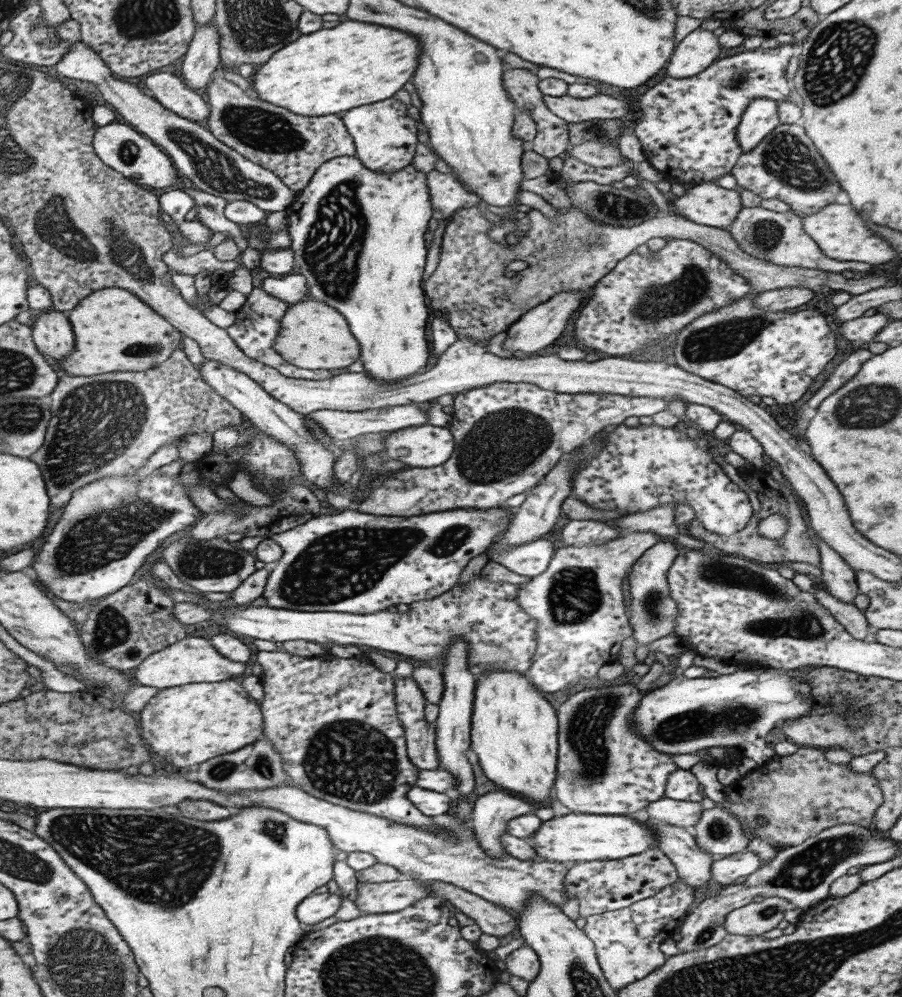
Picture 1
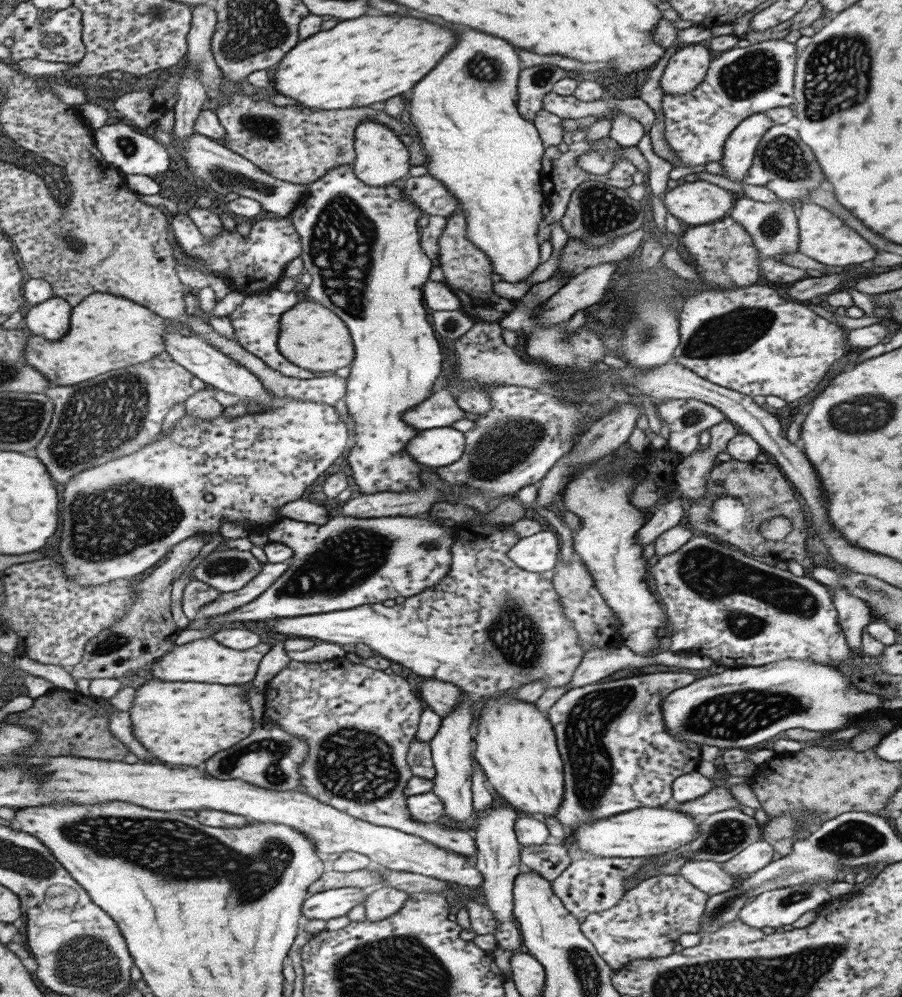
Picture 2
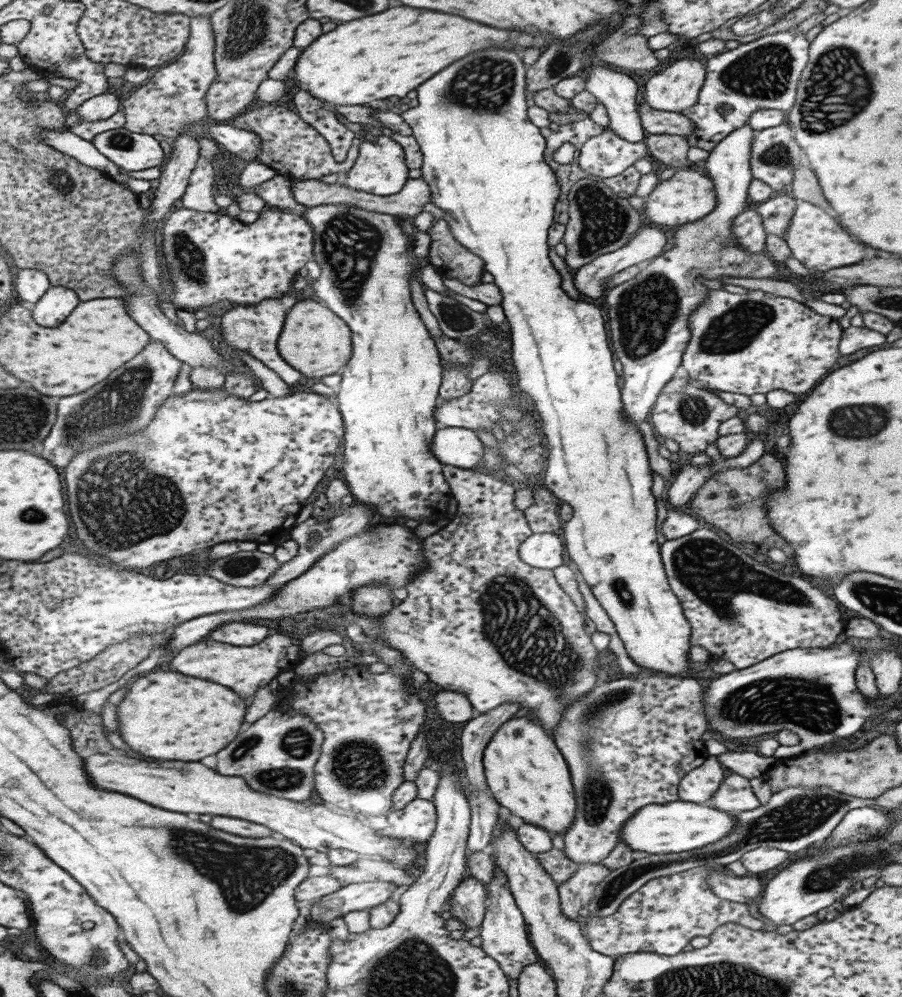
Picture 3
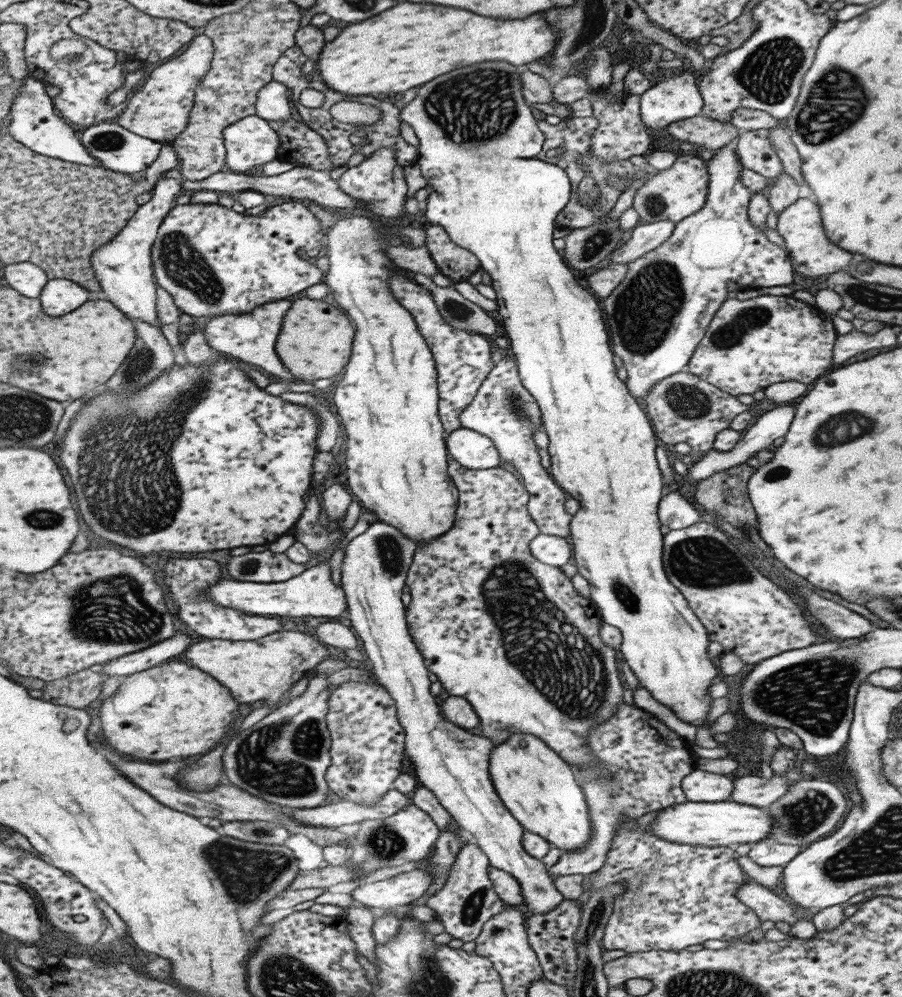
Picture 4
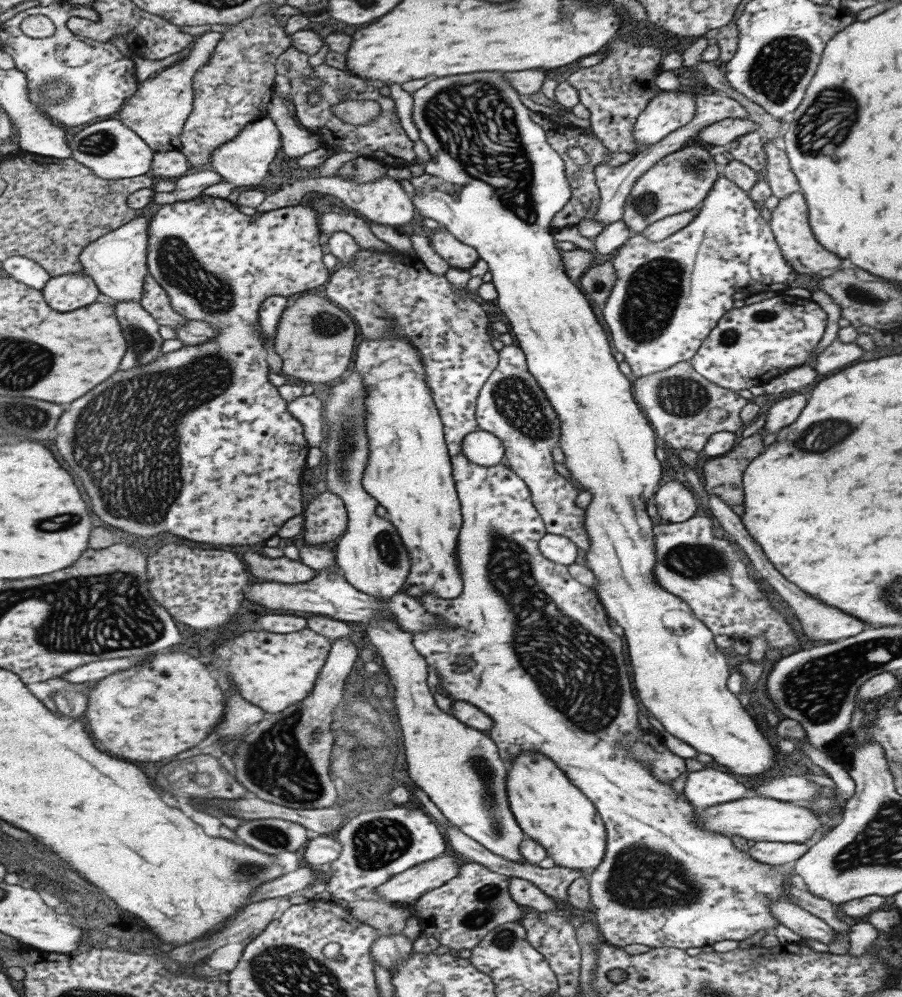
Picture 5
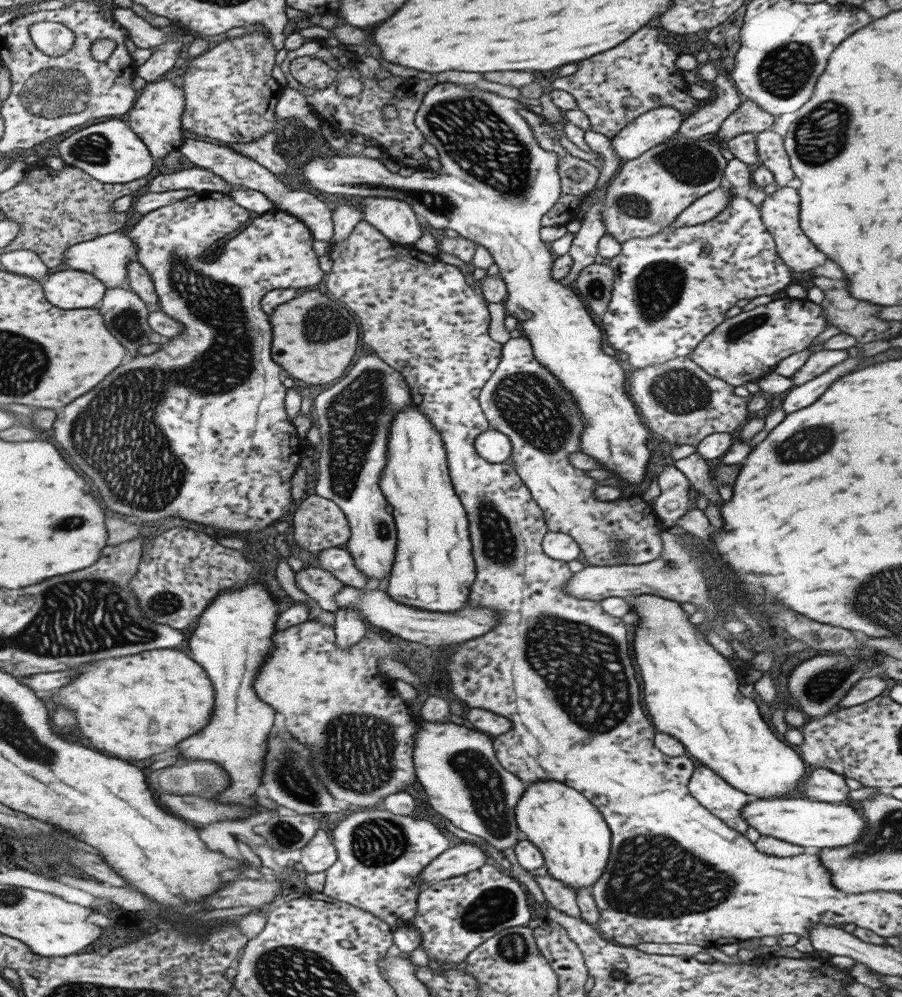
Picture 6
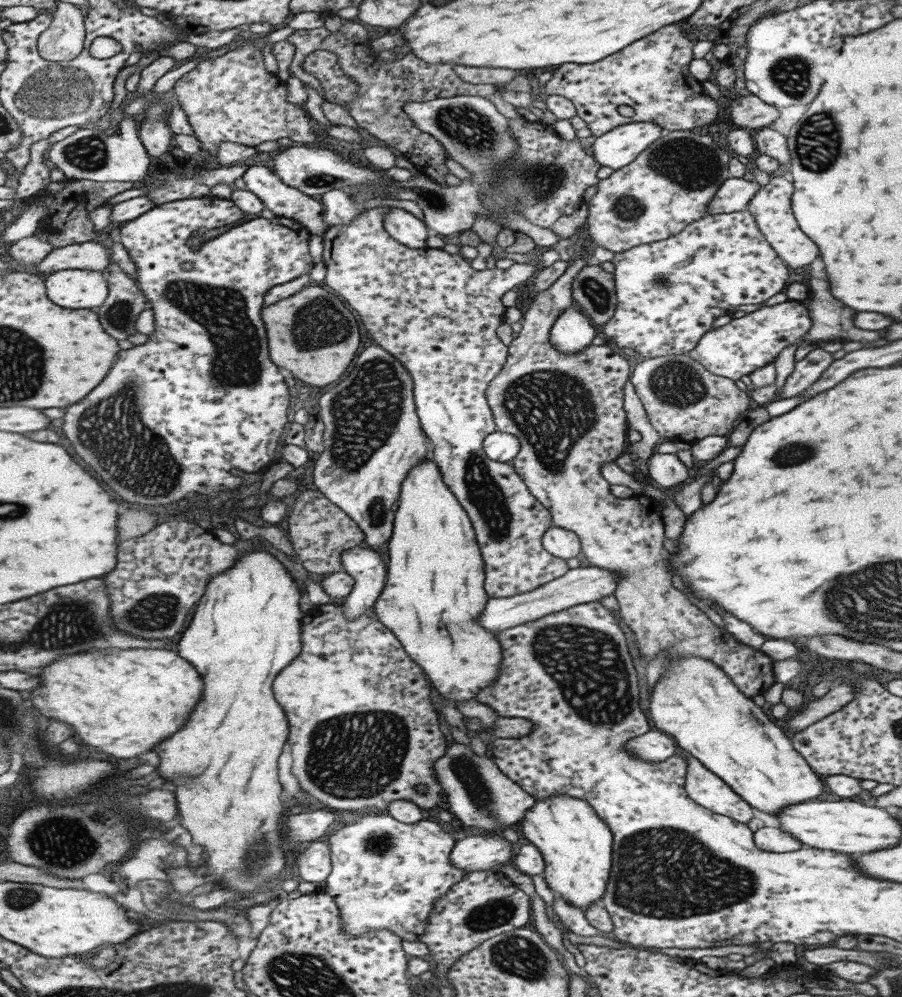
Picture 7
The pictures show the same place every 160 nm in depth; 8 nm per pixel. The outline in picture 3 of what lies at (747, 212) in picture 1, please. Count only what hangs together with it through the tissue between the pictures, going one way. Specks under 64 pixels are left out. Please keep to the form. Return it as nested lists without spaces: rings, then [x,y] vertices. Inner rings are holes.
[[[784,191],[763,202],[750,204],[749,207],[761,217],[761,226],[766,234],[783,239],[797,203],[788,191]]]

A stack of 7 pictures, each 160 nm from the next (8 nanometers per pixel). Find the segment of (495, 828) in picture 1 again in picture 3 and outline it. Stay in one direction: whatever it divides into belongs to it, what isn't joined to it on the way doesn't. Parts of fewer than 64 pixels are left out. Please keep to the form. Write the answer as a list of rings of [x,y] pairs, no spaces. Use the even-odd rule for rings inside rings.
[[[495,867],[492,872],[492,879],[487,884],[484,884],[487,898],[484,902],[485,912],[478,934],[481,938],[479,947],[486,955],[501,963],[501,970],[504,970],[505,974],[509,975],[509,978],[516,979],[520,975],[521,968],[526,967],[528,964],[540,962],[540,960],[528,939],[522,914],[516,907],[514,898],[505,884],[505,873]]]

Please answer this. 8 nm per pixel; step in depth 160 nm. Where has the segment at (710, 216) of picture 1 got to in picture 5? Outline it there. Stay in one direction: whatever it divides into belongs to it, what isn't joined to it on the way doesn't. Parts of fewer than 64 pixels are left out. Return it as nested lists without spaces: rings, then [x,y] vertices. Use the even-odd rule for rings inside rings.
[[[687,146],[676,150],[658,160],[633,183],[623,205],[621,220],[630,234],[640,234],[646,226],[664,216],[696,208],[717,180],[717,172],[715,162],[705,148]]]

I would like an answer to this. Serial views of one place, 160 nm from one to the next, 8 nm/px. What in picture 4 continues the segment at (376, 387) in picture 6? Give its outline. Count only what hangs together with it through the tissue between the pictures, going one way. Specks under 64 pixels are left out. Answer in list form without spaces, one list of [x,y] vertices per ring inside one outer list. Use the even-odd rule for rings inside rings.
[[[377,523],[367,528],[364,533],[353,538],[345,548],[343,563],[341,564],[341,583],[347,592],[349,603],[348,623],[363,642],[365,653],[372,662],[373,673],[377,682],[381,683],[396,700],[399,710],[399,722],[406,730],[407,759],[418,777],[419,785],[425,785],[439,798],[441,804],[452,814],[453,818],[462,826],[465,833],[470,834],[477,846],[488,858],[490,866],[507,872],[518,883],[522,904],[525,904],[531,914],[548,913],[564,898],[553,886],[552,878],[547,868],[539,859],[533,858],[523,847],[524,828],[509,814],[503,806],[493,788],[489,773],[489,753],[494,747],[492,739],[486,736],[469,734],[468,730],[449,721],[445,716],[441,718],[442,708],[439,708],[435,696],[431,694],[431,680],[425,658],[421,655],[413,636],[409,634],[405,604],[401,602],[403,588],[407,584],[410,566],[414,561],[418,544],[406,537],[399,529],[388,523]]]

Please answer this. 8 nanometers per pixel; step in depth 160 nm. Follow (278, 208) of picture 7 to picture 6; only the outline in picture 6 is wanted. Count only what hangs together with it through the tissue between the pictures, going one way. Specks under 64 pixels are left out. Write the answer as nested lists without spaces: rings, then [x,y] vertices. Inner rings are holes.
[[[185,140],[183,147],[179,149],[186,158],[194,163],[196,167],[200,167],[219,175],[223,181],[227,181],[230,186],[244,186],[247,189],[258,190],[266,194],[281,210],[289,211],[289,214],[295,215],[303,222],[309,225],[316,241],[329,243],[333,238],[333,209],[323,200],[319,200],[317,194],[311,194],[303,190],[293,190],[283,180],[279,180],[279,176],[269,170],[268,167],[262,166],[257,159],[237,152],[229,146],[219,146],[211,142],[203,142],[202,140]]]

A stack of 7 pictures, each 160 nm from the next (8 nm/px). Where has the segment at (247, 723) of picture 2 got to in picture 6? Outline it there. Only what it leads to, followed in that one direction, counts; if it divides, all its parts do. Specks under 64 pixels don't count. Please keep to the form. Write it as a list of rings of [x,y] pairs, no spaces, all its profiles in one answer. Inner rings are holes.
[[[151,650],[151,652],[143,652],[143,654],[137,654],[137,656],[129,656],[129,658],[109,658],[103,659],[101,662],[86,662],[79,666],[80,676],[76,678],[71,684],[61,687],[57,695],[52,695],[52,700],[57,706],[67,707],[74,710],[77,715],[77,722],[82,734],[90,740],[90,744],[99,751],[105,750],[105,754],[125,758],[125,760],[147,760],[151,756],[157,756],[157,754],[163,754],[163,752],[169,752],[169,750],[175,750],[179,742],[183,742],[183,738],[191,738],[193,734],[201,732],[211,716],[213,716],[213,710],[215,710],[215,688],[213,688],[213,682],[209,680],[207,671],[203,666],[199,666],[193,658],[189,658],[185,652],[179,652],[179,650]]]

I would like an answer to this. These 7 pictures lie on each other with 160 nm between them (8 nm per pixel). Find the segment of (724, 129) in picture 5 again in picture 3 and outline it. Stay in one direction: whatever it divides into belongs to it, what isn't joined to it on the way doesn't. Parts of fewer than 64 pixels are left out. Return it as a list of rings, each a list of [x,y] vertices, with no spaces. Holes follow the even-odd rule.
[[[645,101],[638,104],[640,126],[651,134],[669,134],[687,138],[693,134],[695,125],[678,112],[653,110]]]

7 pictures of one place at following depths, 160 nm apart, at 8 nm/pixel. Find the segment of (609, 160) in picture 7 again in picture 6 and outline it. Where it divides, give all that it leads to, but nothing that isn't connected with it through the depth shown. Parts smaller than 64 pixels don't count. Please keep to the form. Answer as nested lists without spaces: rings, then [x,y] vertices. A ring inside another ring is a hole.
[[[653,108],[619,130],[610,140],[611,148],[622,162],[633,160],[647,149],[669,140],[677,133],[681,124],[681,115],[675,108]]]

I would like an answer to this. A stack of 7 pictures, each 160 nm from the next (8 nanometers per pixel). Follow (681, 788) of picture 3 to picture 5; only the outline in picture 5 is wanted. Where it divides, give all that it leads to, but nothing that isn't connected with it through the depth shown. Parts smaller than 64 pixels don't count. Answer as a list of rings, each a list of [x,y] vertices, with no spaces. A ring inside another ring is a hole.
[[[708,767],[687,772],[682,792],[695,810],[752,796],[752,791],[735,781],[733,775]]]

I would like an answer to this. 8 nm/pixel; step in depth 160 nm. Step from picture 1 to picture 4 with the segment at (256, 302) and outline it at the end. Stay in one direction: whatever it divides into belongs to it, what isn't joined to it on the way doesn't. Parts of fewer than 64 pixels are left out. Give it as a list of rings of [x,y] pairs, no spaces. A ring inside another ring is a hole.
[[[279,300],[269,302],[269,306],[258,306],[252,313],[228,314],[214,317],[203,331],[211,350],[217,354],[229,354],[235,358],[244,360],[251,366],[257,366],[283,379],[291,382],[296,378],[291,374],[278,352],[275,352],[275,344],[281,334],[281,326],[285,320],[285,314],[289,312],[294,300]]]

